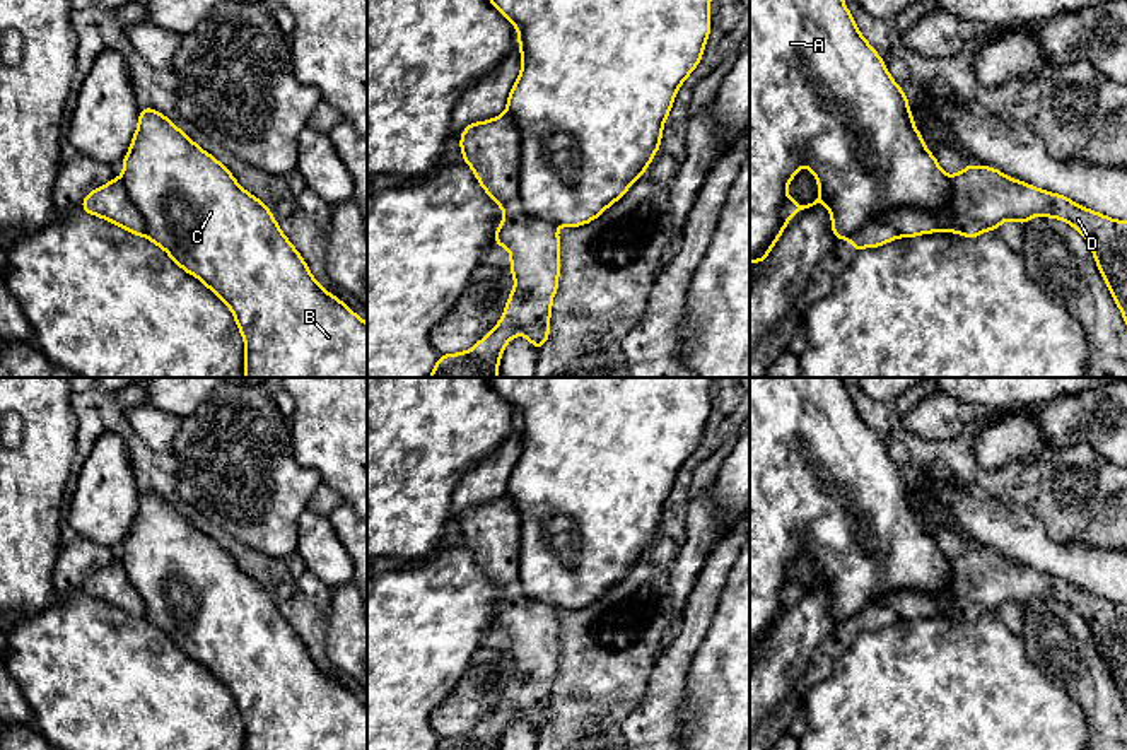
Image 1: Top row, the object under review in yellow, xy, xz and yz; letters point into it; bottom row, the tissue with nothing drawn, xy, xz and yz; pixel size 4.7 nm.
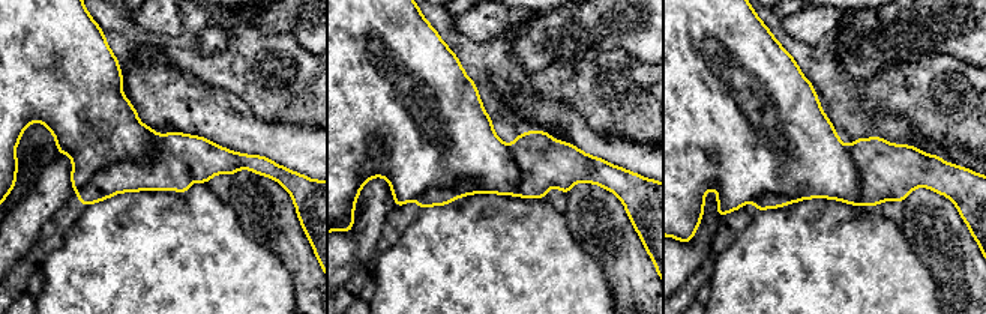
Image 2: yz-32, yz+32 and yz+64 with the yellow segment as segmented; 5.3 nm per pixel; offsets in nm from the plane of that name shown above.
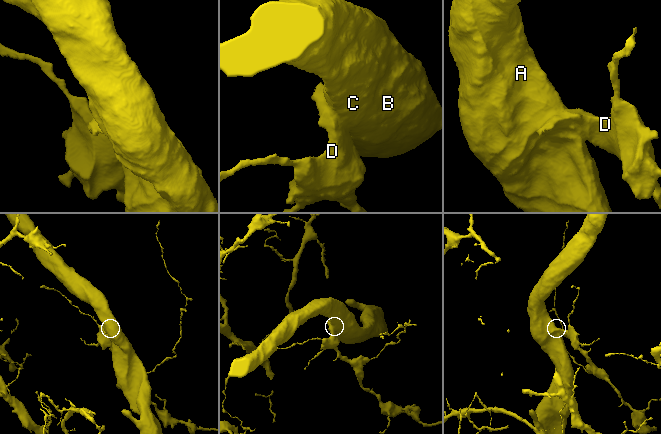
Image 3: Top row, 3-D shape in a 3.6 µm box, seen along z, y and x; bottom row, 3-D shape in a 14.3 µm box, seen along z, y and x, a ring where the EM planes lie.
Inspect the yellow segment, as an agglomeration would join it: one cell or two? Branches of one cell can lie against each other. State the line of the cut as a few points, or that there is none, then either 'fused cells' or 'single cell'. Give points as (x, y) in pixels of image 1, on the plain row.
xz (506, 494), (519, 520), (518, 586), (555, 609) | fused cells

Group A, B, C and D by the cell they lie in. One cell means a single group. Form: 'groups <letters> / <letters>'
groups A B C / D

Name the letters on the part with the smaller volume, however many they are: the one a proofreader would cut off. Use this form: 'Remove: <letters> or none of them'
Remove: D

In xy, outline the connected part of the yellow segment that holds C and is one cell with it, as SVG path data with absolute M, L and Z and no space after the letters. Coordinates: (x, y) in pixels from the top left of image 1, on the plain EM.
M149 489L142 490L138 511L121 545L121 564L145 603L143 618L229 688L246 726L244 750L367 750L367 706L316 665L270 591L242 572L225 548L169 501Z

